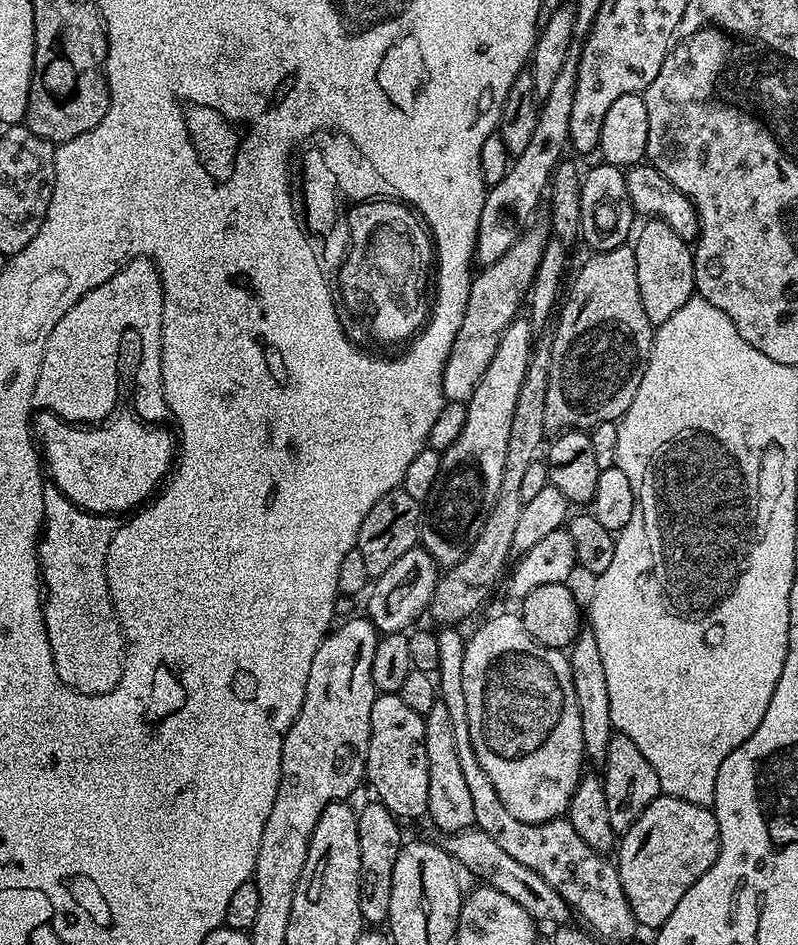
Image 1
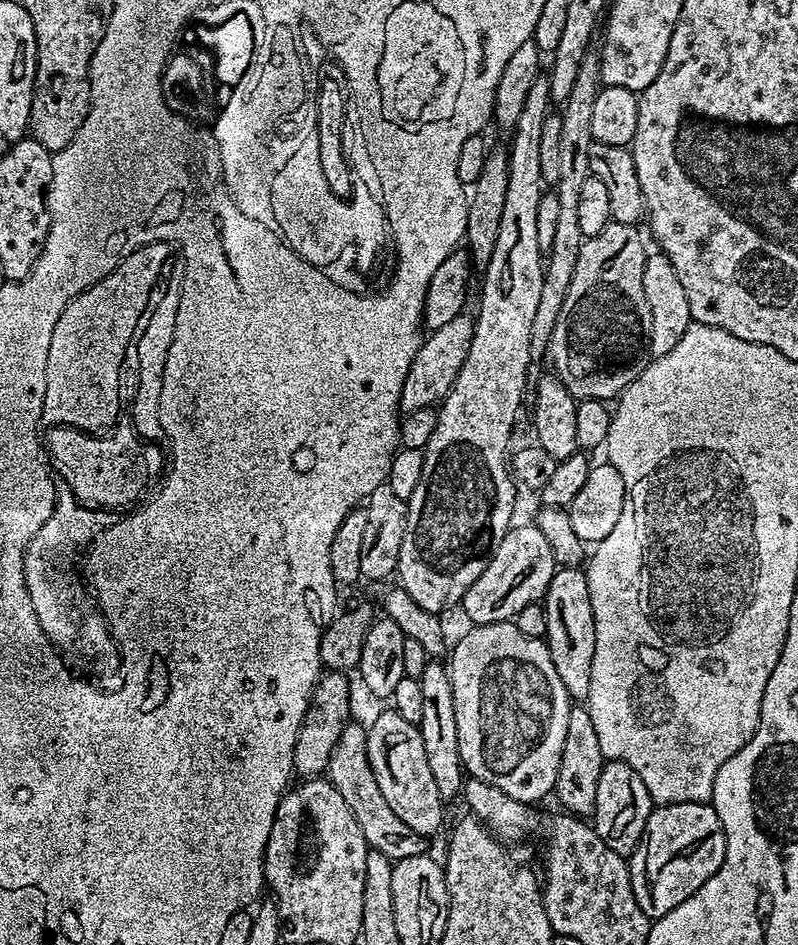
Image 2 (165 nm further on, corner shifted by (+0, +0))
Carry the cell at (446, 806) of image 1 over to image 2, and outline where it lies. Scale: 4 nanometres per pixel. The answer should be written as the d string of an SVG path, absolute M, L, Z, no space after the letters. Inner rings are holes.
M436 658L429 659L426 670L418 678L422 686L422 722L419 724L422 734L422 746L426 746L426 762L430 762L430 775L438 786L438 794L445 802L461 792L466 784L466 773L463 764L460 763L460 751L458 750L458 726L454 722L454 690L452 678L447 667L440 665Z

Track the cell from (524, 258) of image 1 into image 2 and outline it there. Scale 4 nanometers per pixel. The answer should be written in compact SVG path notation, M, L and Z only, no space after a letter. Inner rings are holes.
M468 314L456 316L446 326L429 331L423 337L418 354L414 354L414 362L406 374L406 382L400 395L400 412L407 414L415 408L431 408L439 405L454 386L458 378L458 370L462 370L462 362L466 362L466 354L470 350L470 342L476 325Z

